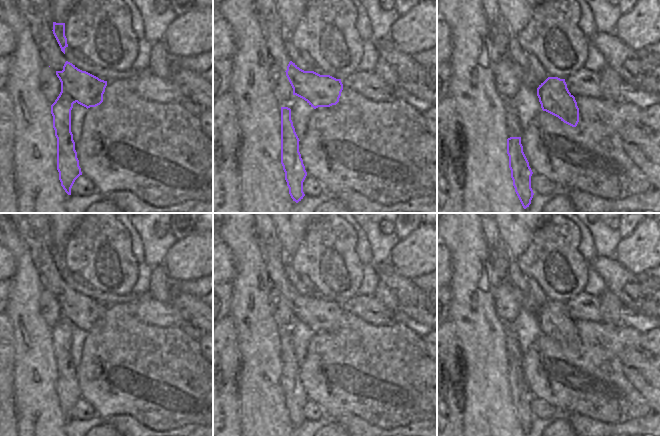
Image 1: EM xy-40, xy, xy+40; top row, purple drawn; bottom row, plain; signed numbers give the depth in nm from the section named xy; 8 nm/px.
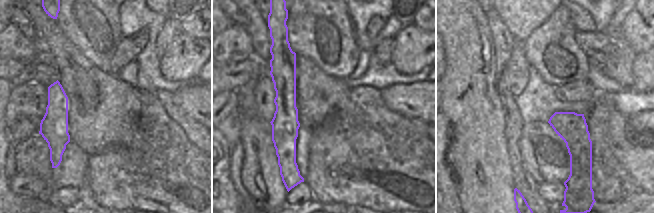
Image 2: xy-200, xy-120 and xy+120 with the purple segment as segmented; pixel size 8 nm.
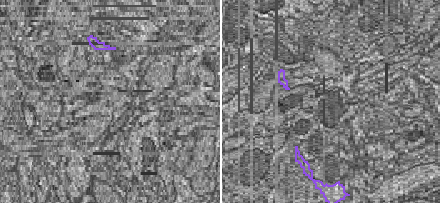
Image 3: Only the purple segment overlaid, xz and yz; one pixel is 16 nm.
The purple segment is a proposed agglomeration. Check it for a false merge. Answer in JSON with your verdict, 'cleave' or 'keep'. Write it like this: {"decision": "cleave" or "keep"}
{"decision": "cleave"}

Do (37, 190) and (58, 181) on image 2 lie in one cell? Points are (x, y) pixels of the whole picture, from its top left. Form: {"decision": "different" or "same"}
{"decision": "different"}

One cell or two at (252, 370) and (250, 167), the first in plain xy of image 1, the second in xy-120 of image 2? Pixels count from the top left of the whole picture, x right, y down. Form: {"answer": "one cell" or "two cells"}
{"answer": "one cell"}

